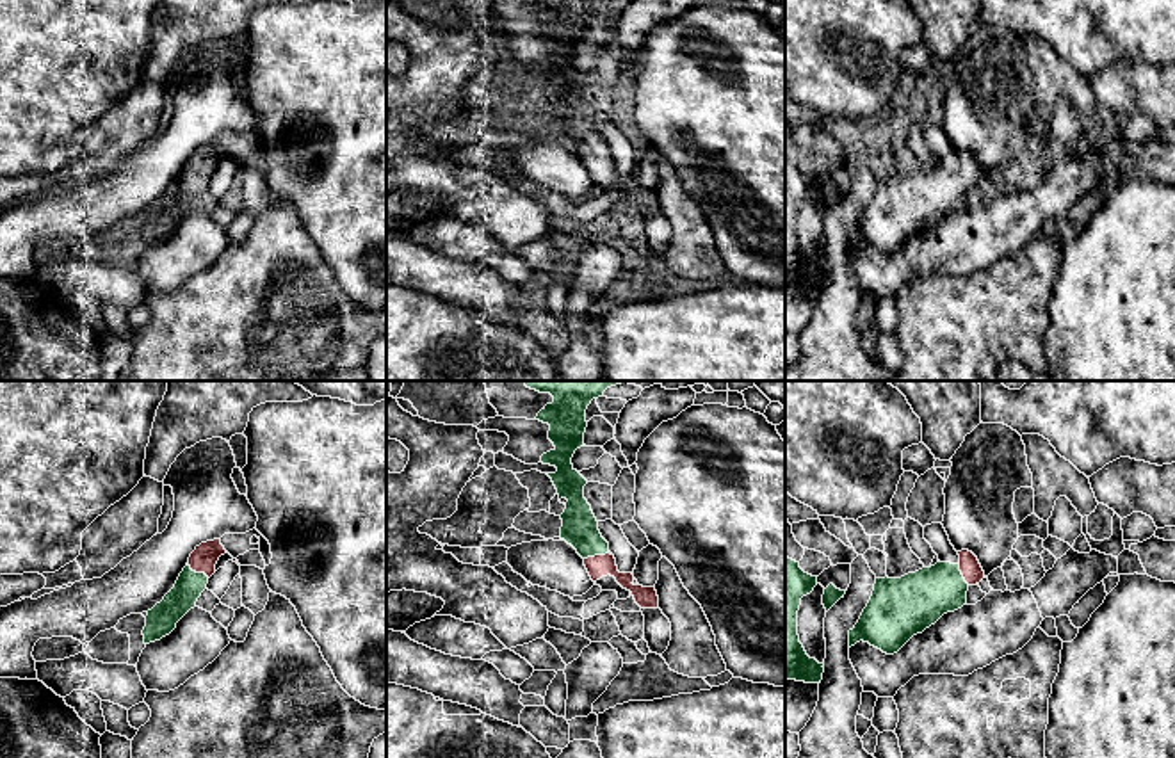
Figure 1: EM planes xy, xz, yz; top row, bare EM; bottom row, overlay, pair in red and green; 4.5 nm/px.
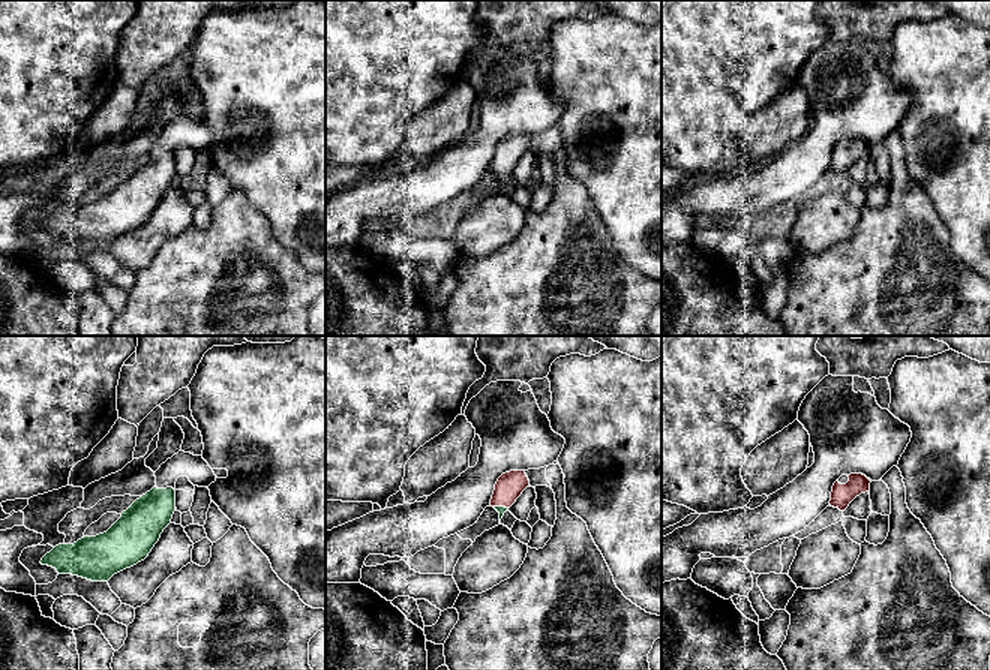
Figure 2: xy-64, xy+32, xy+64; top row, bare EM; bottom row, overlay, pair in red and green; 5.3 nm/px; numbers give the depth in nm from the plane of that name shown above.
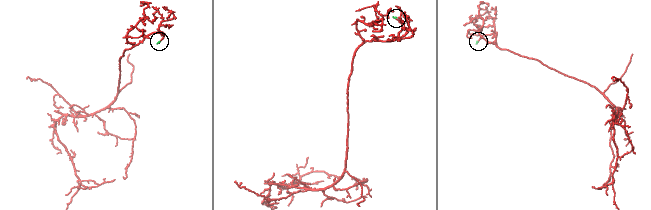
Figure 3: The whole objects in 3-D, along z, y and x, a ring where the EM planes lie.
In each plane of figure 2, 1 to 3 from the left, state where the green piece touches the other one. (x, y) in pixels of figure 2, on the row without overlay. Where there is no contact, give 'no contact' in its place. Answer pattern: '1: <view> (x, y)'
1: no contact
2: xy+32 (501, 170)
3: no contact

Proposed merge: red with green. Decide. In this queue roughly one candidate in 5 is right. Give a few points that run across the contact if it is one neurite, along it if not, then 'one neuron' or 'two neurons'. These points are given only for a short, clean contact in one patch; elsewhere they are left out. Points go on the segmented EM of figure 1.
line xy (203, 559), (198, 572), (189, 586); one neuron

